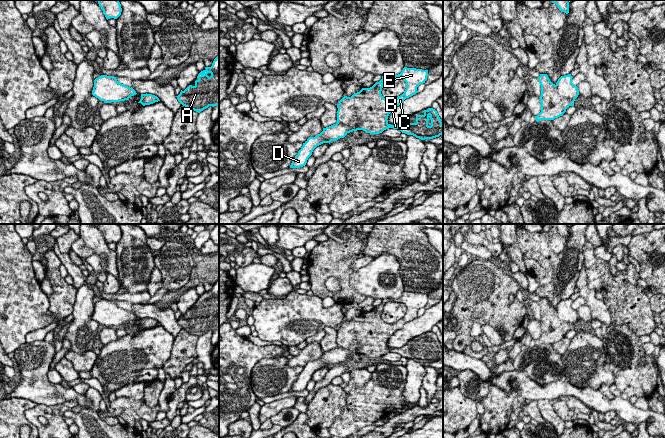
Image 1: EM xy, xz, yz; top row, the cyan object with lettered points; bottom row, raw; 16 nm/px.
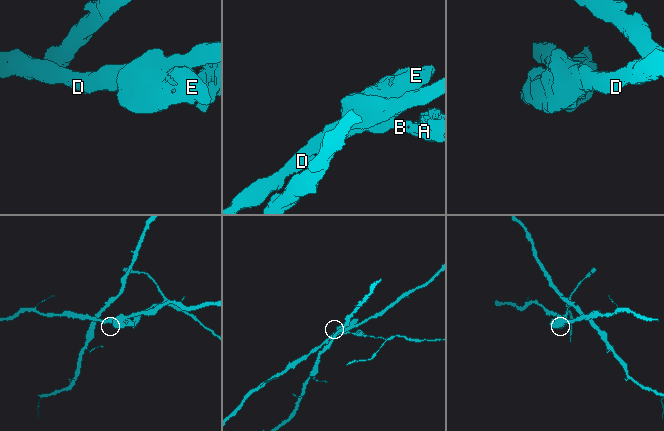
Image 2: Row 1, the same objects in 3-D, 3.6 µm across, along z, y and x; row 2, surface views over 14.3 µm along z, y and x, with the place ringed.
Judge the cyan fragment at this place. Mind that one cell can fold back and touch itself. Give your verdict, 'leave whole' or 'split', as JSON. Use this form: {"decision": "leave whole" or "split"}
{"decision": "split"}

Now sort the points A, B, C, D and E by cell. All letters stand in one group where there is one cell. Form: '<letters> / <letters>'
A B C E / D

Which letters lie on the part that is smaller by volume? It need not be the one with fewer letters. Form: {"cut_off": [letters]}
{"cut_off": ["A", "B", "C", "E"]}

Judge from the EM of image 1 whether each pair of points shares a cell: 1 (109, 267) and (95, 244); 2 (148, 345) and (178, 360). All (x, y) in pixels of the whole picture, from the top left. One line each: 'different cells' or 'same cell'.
1: same cell
2: different cells

